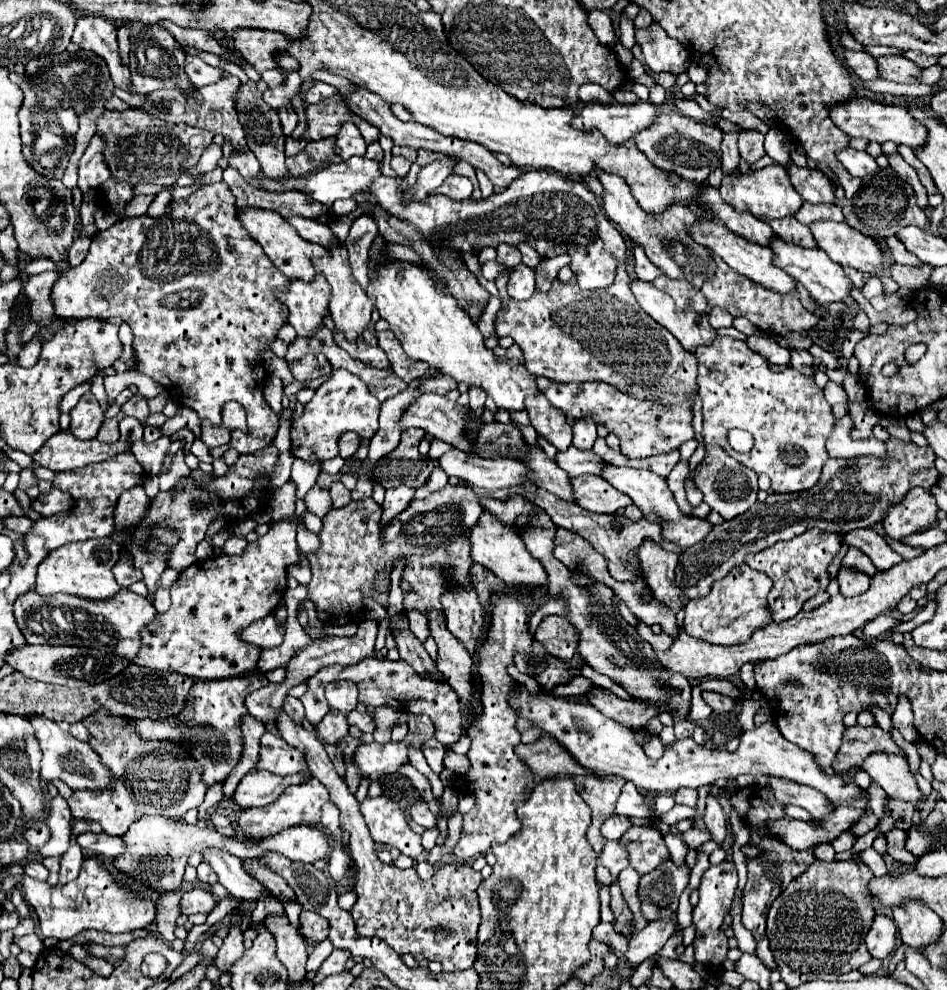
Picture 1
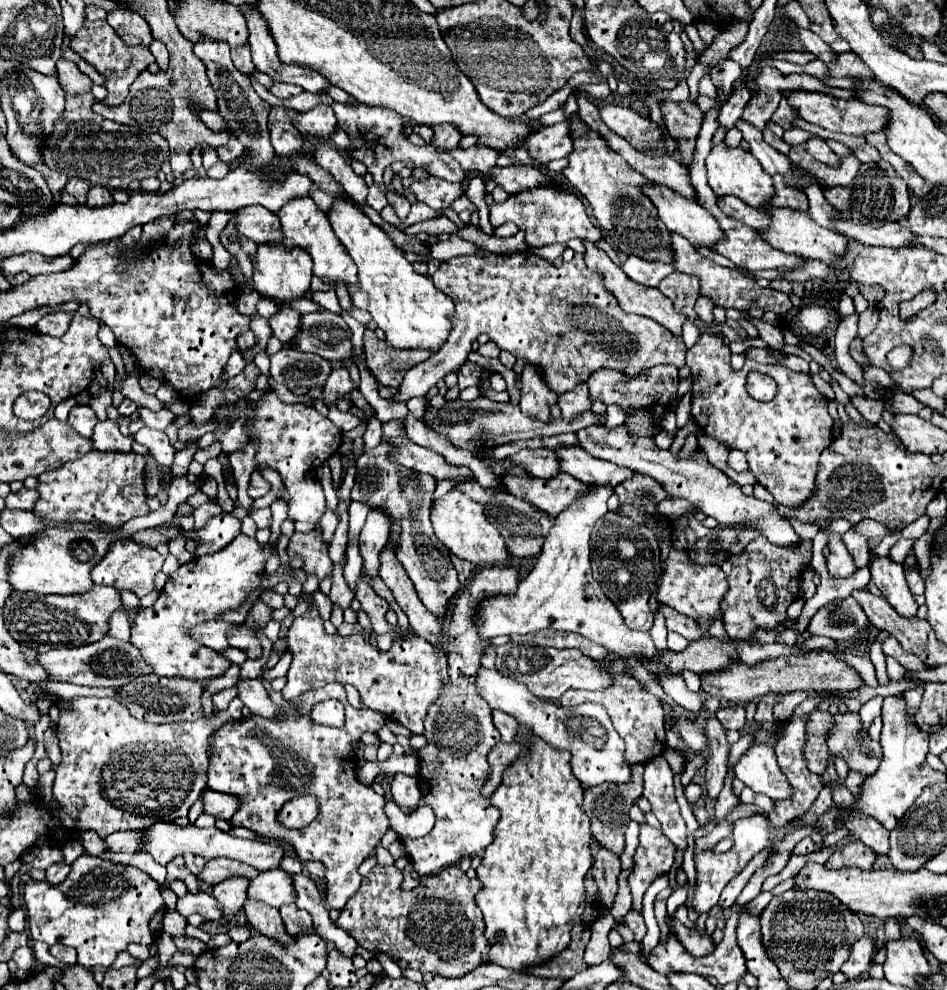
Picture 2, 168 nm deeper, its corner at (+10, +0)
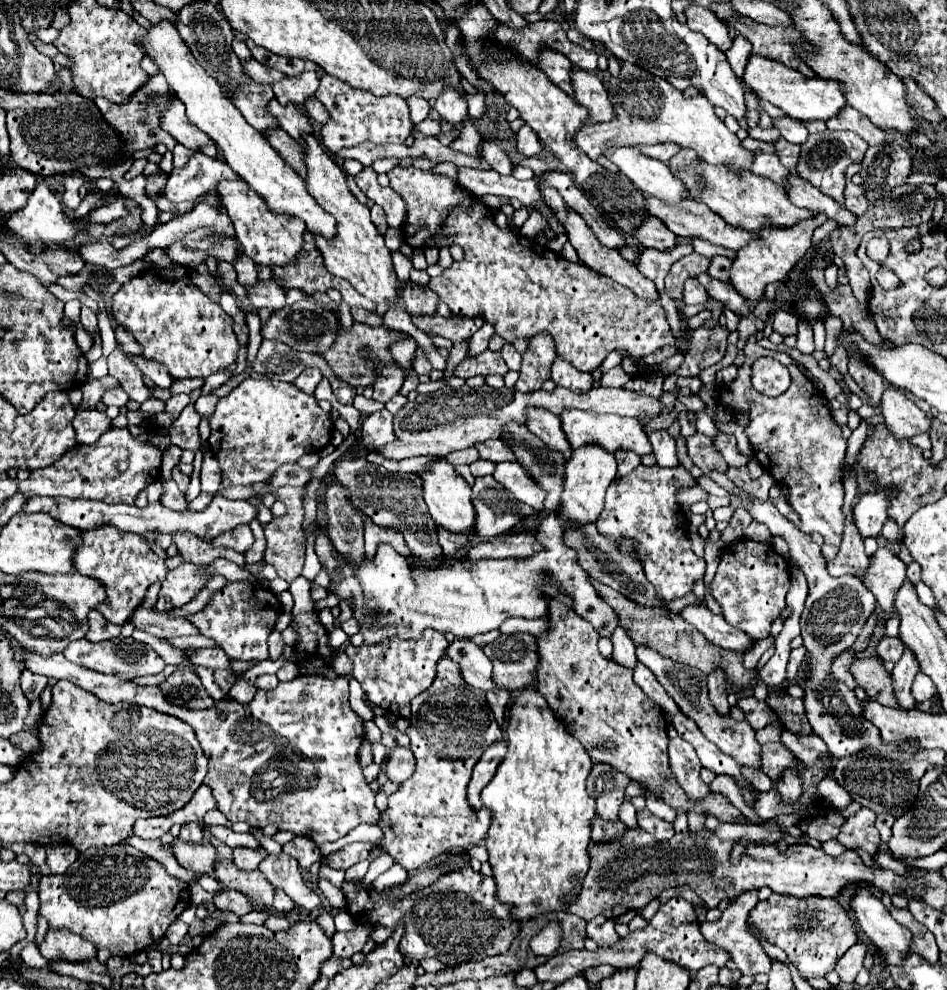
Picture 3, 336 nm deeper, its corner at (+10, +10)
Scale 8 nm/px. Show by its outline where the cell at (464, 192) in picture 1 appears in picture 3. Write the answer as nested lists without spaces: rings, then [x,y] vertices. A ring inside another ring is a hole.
[[[396,166],[388,172],[388,178],[390,188],[398,192],[406,202],[406,220],[402,226],[404,238],[414,238],[418,232],[426,230],[430,232],[430,236],[428,240],[424,240],[424,248],[434,248],[434,240],[452,240],[464,250],[462,260],[454,262],[448,270],[444,270],[442,276],[430,278],[428,284],[428,288],[434,290],[452,312],[486,318],[486,322],[492,322],[496,326],[496,334],[502,336],[506,342],[514,342],[520,338],[528,340],[534,334],[548,330],[556,342],[558,356],[582,372],[590,372],[600,366],[606,354],[610,354],[612,350],[626,350],[634,358],[644,358],[666,344],[674,344],[666,314],[658,302],[646,302],[644,298],[634,296],[632,290],[616,284],[614,280],[606,276],[598,278],[584,264],[572,264],[560,254],[554,254],[546,246],[522,234],[498,228],[490,208],[458,182],[436,172],[416,170],[414,166]]]

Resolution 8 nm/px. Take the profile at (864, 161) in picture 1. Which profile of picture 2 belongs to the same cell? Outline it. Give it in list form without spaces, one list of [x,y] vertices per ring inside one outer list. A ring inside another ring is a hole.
[[[812,138],[808,144],[806,144],[806,150],[820,162],[828,164],[828,166],[834,166],[834,168],[840,168],[842,160],[840,156],[828,148],[828,144],[822,140],[822,138]]]

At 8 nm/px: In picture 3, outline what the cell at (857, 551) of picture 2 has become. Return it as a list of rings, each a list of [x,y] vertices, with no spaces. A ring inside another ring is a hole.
[[[878,490],[864,494],[858,506],[854,508],[854,522],[864,538],[880,534],[882,524],[888,518],[890,494],[894,494],[894,490]]]

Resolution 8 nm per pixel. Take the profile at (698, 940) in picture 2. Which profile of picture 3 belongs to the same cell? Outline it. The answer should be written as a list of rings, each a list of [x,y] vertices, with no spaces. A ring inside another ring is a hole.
[[[750,890],[750,892],[744,892],[742,896],[738,896],[726,910],[724,914],[714,920],[714,922],[702,922],[700,924],[700,930],[704,934],[704,938],[724,950],[730,952],[730,958],[736,962],[736,966],[742,970],[742,974],[768,974],[770,972],[770,966],[772,966],[772,958],[764,952],[764,948],[760,946],[760,942],[748,932],[746,928],[746,918],[748,918],[748,912],[756,906],[758,898],[756,898],[756,890]]]

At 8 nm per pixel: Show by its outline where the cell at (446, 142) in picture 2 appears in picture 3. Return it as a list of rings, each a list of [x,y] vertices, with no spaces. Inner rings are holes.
[[[444,86],[442,94],[434,104],[434,110],[438,110],[438,114],[454,126],[462,126],[468,116],[466,100],[460,96],[460,90],[454,90],[452,86]]]

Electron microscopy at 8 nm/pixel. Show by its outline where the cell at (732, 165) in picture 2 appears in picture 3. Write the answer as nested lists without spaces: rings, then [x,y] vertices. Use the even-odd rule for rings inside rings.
[[[620,62],[620,74],[608,80],[608,98],[614,106],[614,118],[604,124],[582,126],[574,132],[574,144],[590,160],[598,160],[604,146],[640,146],[640,144],[664,144],[672,142],[682,148],[692,148],[708,164],[732,164],[734,168],[750,168],[752,152],[740,146],[736,134],[732,134],[724,122],[714,114],[714,106],[706,96],[684,98],[670,82],[660,76],[648,74],[642,66]]]

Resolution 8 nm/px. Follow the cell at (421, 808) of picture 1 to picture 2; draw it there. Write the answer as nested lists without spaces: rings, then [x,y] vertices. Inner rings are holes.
[[[394,774],[392,778],[392,798],[398,806],[414,810],[420,802],[420,788],[418,780],[414,776],[406,774]]]

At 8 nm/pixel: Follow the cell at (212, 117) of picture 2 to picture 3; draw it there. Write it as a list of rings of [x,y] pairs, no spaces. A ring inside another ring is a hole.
[[[162,20],[158,24],[152,24],[146,34],[138,38],[138,42],[144,46],[146,56],[150,56],[150,60],[166,76],[166,82],[174,90],[178,100],[184,102],[188,120],[216,142],[222,158],[230,164],[230,168],[234,168],[234,172],[244,182],[248,182],[250,188],[254,188],[274,212],[302,218],[312,234],[322,234],[326,238],[332,238],[336,234],[334,218],[314,202],[314,198],[306,192],[304,180],[298,178],[298,174],[276,154],[276,150],[266,142],[266,138],[258,130],[254,130],[242,118],[242,114],[238,114],[236,106],[226,100],[226,94],[222,92],[218,82],[210,78],[206,70],[196,62],[194,54],[182,42],[172,22]]]

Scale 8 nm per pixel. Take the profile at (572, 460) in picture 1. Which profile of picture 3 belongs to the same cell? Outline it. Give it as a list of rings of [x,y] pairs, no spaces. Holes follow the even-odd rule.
[[[498,438],[490,440],[490,442],[482,442],[478,446],[474,446],[480,454],[480,460],[490,460],[490,462],[504,462],[504,460],[516,460],[512,450]]]

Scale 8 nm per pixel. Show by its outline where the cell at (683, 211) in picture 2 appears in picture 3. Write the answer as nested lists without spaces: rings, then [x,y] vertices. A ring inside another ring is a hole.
[[[606,148],[602,152],[610,162],[618,166],[618,170],[628,176],[636,188],[642,192],[656,196],[668,204],[676,204],[680,200],[686,200],[686,188],[682,182],[678,182],[670,168],[654,160],[646,154],[642,154],[638,148]]]

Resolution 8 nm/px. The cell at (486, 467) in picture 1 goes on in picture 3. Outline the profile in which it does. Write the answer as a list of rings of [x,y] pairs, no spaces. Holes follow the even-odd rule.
[[[380,410],[380,412],[366,416],[362,420],[360,436],[368,446],[374,446],[374,448],[394,442],[396,436],[392,432],[392,414],[388,410]]]

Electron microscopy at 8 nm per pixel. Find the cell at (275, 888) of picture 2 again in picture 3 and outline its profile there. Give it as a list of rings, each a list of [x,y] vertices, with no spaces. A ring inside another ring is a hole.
[[[270,854],[260,862],[260,872],[274,888],[282,888],[298,906],[314,910],[320,906],[320,896],[304,882],[298,872],[298,862],[288,854]]]

